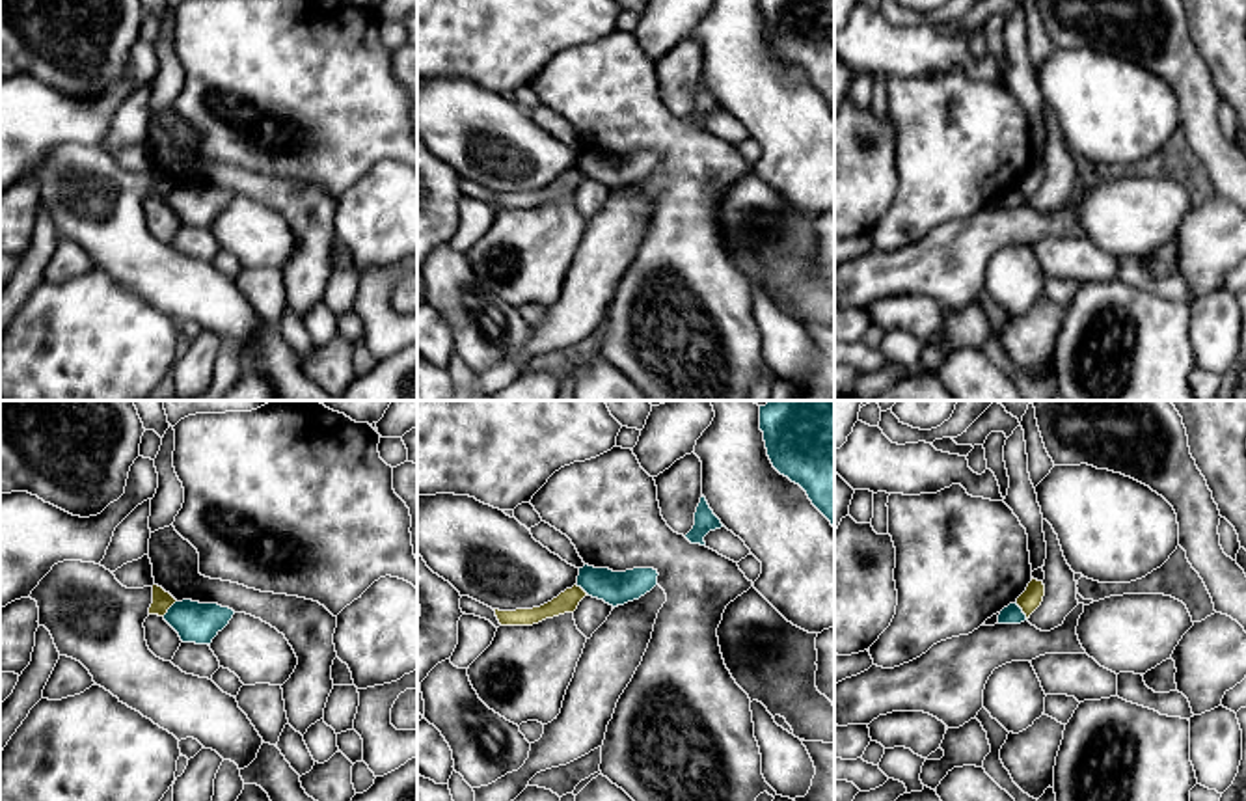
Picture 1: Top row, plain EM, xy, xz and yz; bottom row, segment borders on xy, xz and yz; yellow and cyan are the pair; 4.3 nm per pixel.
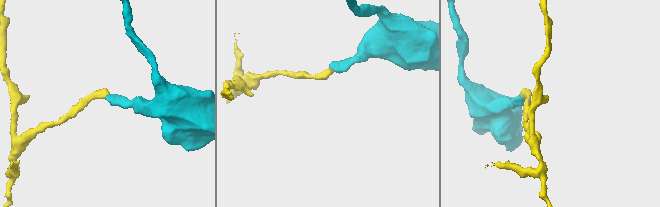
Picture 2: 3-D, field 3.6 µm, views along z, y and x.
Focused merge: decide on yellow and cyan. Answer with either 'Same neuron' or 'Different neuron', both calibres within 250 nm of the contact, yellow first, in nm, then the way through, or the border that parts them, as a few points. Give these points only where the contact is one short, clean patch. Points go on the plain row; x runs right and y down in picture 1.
Different neuron. Thickness 90 nm (yellow) against 80 nm. Boundary: yz (1015, 185), (1027, 202)

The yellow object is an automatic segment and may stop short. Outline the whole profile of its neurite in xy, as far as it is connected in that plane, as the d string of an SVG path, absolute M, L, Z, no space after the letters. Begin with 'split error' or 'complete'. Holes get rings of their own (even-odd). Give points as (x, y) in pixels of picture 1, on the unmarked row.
complete; M153 168L153 186L149 190L149 197L158 197L164 199L168 192L175 186L177 183L166 175L162 170Z

